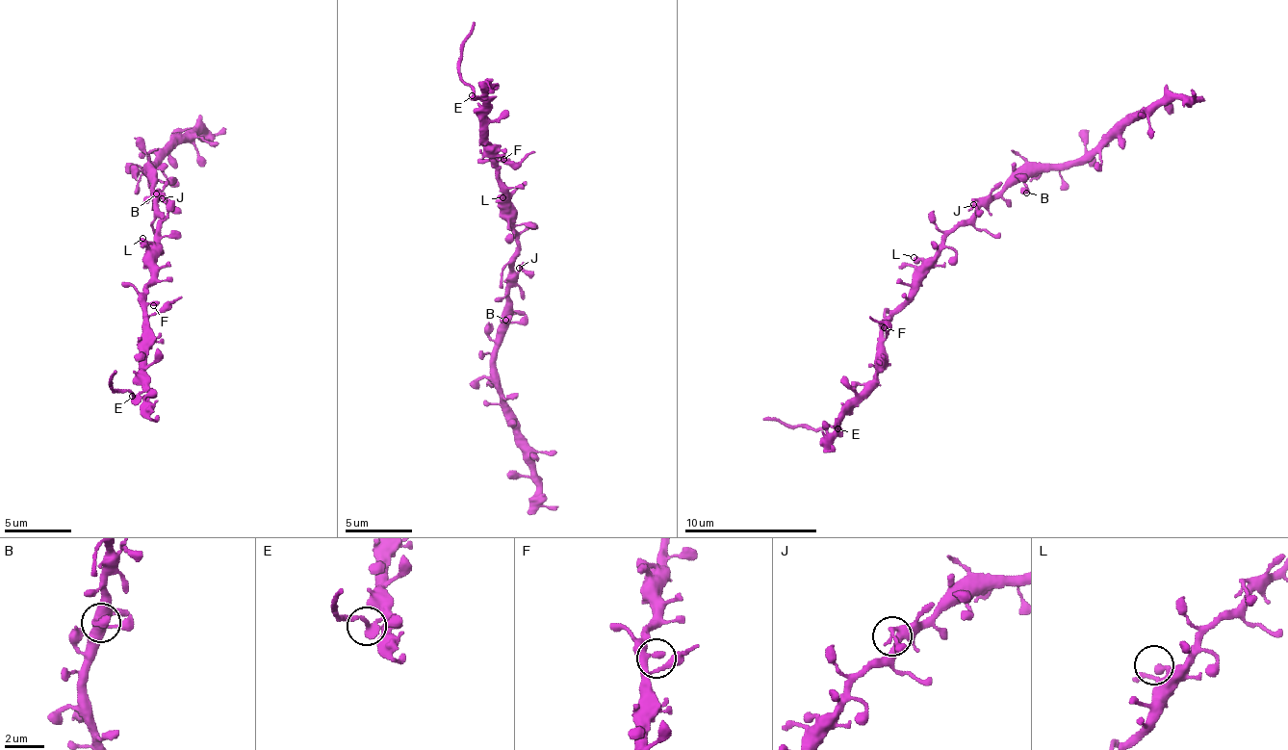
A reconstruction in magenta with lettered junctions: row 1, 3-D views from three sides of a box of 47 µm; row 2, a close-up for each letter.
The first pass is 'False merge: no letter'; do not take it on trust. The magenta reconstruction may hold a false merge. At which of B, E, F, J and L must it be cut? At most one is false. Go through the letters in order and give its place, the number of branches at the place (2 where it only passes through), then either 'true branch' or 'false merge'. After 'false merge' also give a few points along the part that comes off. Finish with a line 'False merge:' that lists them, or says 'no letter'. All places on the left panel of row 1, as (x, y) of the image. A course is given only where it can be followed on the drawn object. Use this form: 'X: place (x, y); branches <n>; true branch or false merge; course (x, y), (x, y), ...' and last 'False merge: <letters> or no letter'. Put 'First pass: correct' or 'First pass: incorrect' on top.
First pass: incorrect
B: place (156, 193); branches 1; true branch
E: place (132, 396); branches 2; false merge; course (133, 397), (115, 391), (108, 382), (116, 372)
F: place (153, 305); branches 2; true branch
J: place (162, 198); branches 2; true branch
L: place (142, 238); branches 1; true branch
False merge: E

